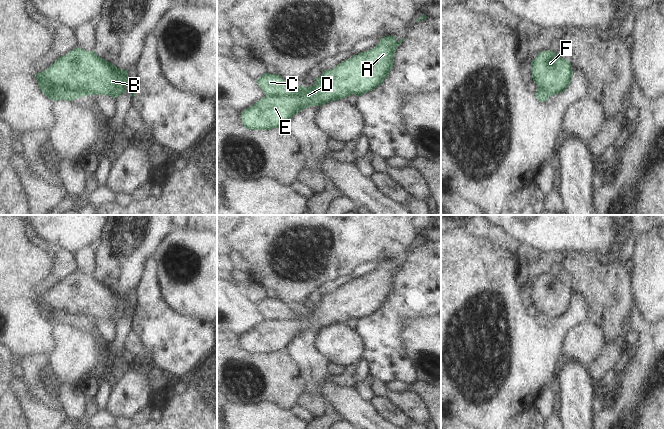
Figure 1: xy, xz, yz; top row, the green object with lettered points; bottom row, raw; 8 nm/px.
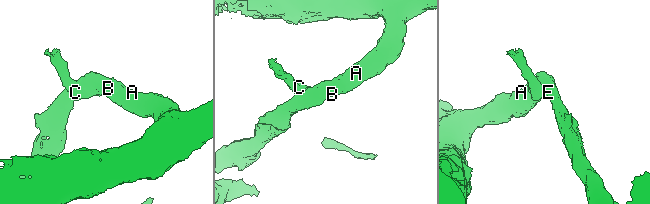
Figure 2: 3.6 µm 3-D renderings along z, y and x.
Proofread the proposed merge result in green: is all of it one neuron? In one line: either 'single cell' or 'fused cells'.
fused cells

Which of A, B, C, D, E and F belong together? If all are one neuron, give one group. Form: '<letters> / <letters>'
A B D E F / C

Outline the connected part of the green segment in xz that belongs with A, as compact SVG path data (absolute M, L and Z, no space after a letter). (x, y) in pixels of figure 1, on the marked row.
M393 35L381 38L373 49L354 55L332 70L324 70L313 86L299 86L295 96L265 96L240 113L243 126L250 130L280 128L309 106L372 91L388 77L396 49L404 40L397 42Z

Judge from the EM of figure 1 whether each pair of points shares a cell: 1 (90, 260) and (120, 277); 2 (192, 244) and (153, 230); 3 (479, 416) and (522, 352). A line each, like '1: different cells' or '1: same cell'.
1: different cells
2: different cells
3: same cell

